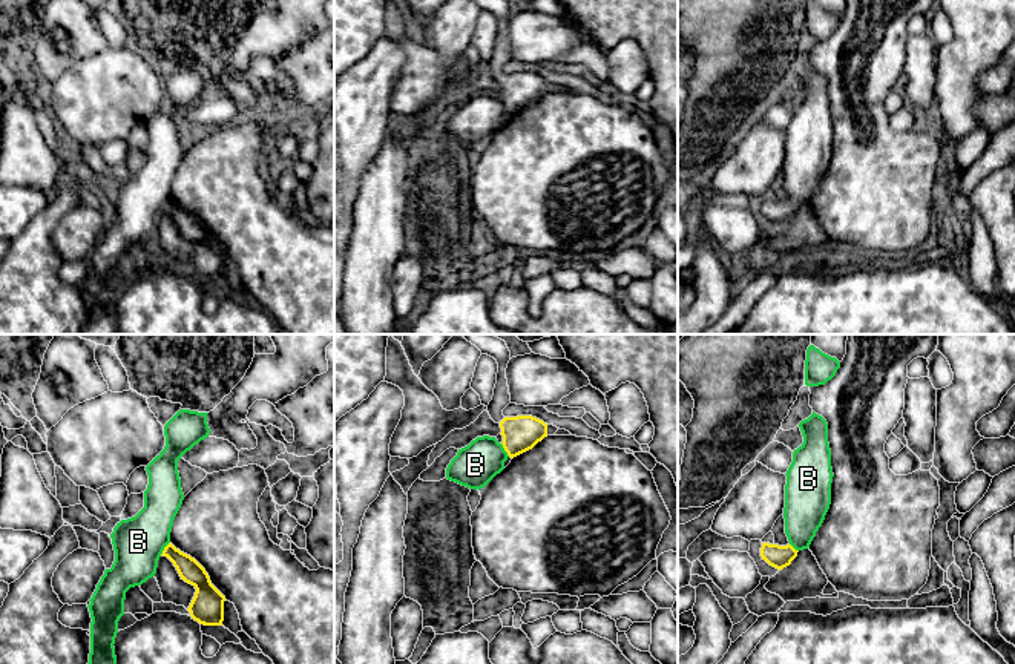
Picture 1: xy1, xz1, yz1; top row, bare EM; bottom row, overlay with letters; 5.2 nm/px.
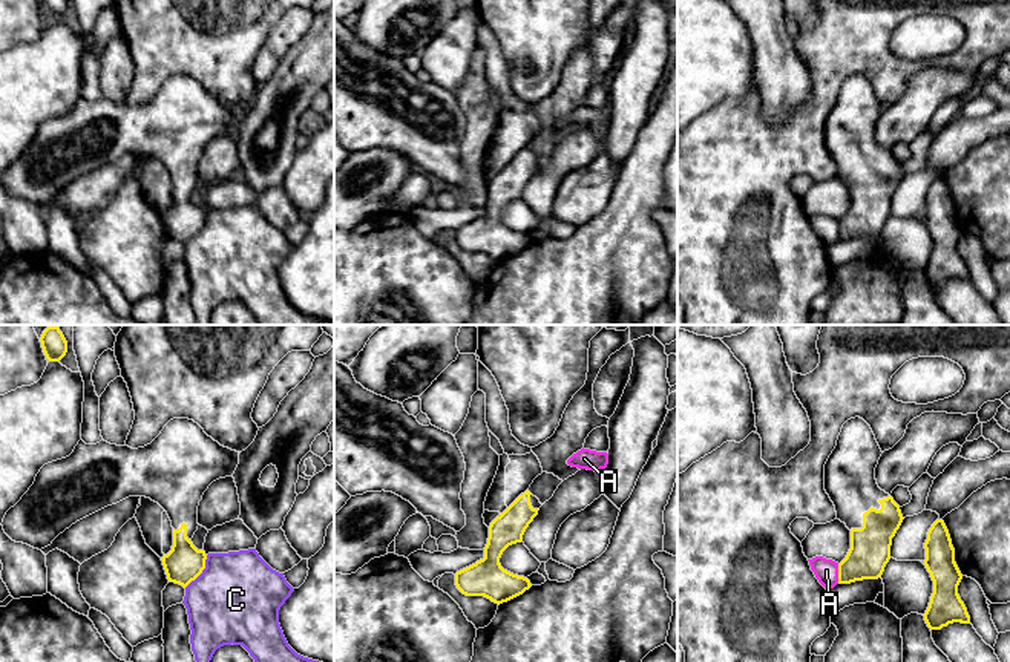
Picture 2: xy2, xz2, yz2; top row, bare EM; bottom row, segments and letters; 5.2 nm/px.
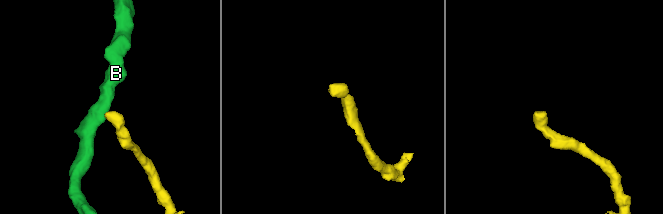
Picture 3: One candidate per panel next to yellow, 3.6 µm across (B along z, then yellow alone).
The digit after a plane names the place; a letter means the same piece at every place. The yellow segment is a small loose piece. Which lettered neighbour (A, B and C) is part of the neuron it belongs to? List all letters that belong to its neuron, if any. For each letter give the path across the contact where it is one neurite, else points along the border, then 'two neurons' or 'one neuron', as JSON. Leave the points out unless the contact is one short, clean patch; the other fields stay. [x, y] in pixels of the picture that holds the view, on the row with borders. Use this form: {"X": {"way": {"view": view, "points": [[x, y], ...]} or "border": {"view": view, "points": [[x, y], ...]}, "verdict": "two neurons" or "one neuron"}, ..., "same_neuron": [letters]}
{"A": {"border": {"view": "yz2", "points": [[837, 564], [839, 583]]}, "verdict": "two neurons"}, "B": {"border": {"view": "xz1", "points": [[500, 443], [509, 456]]}, "verdict": "two neurons"}, "C": {"border": {"view": "xy2", "points": [[207, 555], [204, 569], [184, 587]]}, "verdict": "two neurons"}, "same_neuron": []}

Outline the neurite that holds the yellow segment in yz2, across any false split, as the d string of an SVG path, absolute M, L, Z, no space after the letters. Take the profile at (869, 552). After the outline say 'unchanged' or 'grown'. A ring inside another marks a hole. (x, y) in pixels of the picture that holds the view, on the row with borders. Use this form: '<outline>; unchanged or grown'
M855 417L843 424L837 446L825 464L825 490L835 506L837 519L851 530L851 549L838 564L838 584L881 578L890 559L892 538L904 519L900 506L877 484L875 467L881 454L871 426Z; grown

